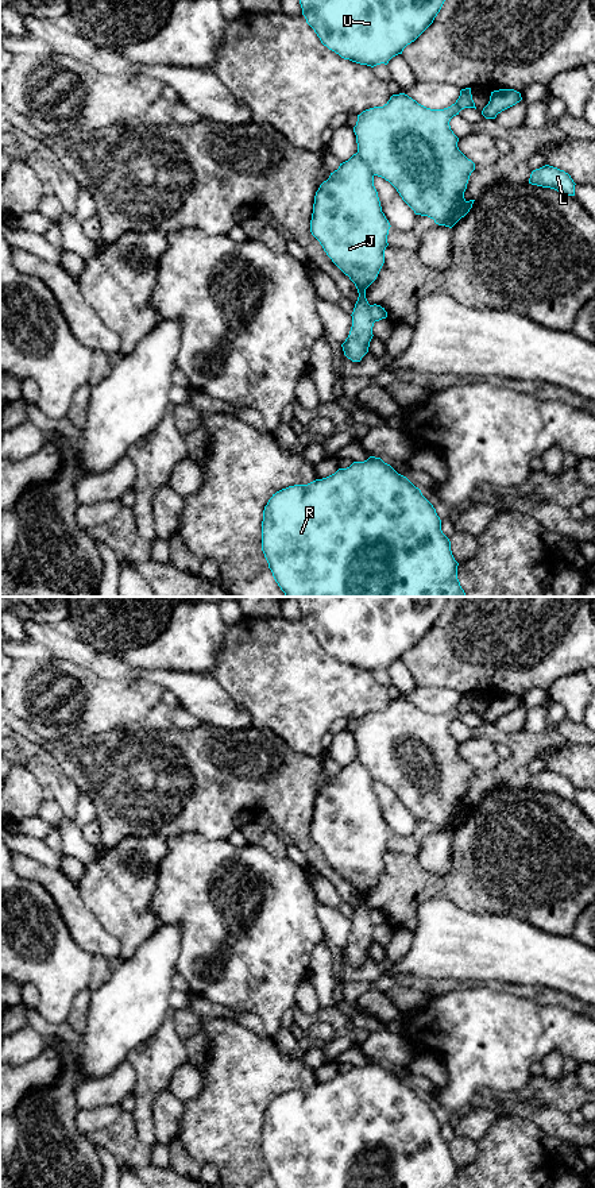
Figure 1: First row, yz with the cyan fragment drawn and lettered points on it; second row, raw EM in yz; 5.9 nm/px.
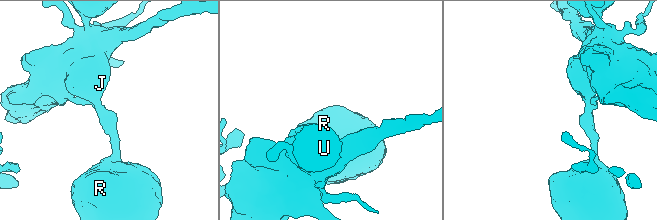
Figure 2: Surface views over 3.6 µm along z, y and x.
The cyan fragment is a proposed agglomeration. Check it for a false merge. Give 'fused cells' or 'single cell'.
fused cells

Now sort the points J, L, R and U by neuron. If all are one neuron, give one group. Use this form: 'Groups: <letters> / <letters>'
Groups: J R U / L

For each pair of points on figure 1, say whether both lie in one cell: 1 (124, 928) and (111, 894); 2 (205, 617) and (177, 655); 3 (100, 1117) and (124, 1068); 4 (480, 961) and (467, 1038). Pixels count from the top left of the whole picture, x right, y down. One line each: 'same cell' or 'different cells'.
1: same cell
2: same cell
3: different cells
4: different cells

